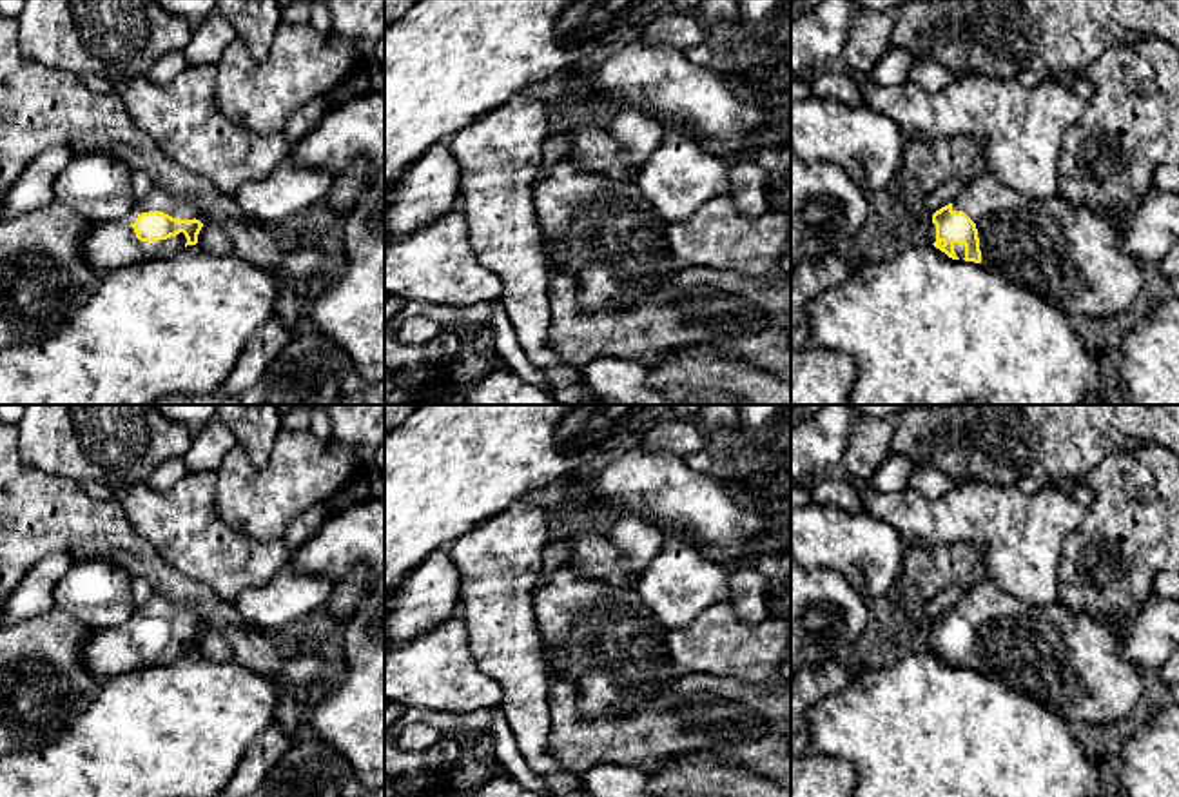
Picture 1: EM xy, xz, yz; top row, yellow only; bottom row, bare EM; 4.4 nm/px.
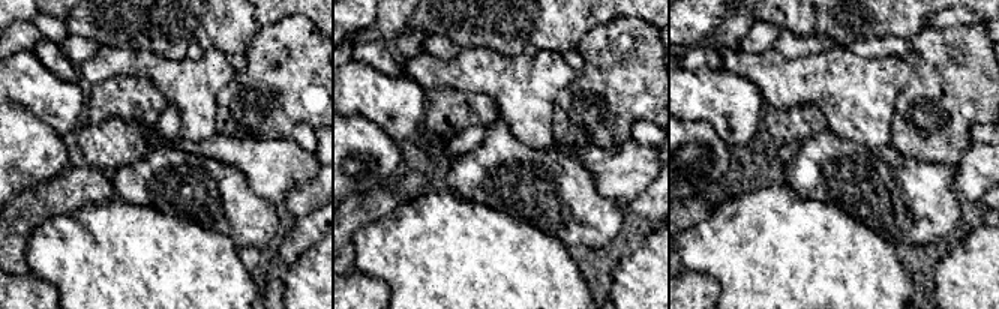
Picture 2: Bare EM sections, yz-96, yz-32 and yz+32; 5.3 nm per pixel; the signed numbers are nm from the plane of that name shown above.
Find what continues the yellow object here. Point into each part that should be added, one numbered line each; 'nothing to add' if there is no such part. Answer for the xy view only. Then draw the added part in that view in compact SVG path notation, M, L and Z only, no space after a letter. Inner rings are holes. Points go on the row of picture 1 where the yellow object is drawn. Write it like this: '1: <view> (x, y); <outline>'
1: xy (106, 245); M154 187L145 198L136 200L125 218L89 223L83 236L82 254L98 272L129 267L138 261L167 258L180 252L187 238L183 232L152 243L140 241L131 227L141 212L161 211L176 220L200 220L203 212L189 200L174 198Z

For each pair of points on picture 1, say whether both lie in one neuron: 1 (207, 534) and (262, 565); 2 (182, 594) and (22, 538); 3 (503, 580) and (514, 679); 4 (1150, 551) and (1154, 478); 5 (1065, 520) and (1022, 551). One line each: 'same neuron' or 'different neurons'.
1: same neuron
2: same neuron
3: same neuron
4: same neuron
5: same neuron

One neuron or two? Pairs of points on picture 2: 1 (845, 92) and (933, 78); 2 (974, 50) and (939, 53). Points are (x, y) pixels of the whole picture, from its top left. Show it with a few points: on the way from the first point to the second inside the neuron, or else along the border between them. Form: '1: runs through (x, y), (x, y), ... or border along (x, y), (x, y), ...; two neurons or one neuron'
1: border along (914, 68), (909, 83), (897, 96), (894, 113); two neurons
2: runs through (965, 59), (948, 51); one neuron

